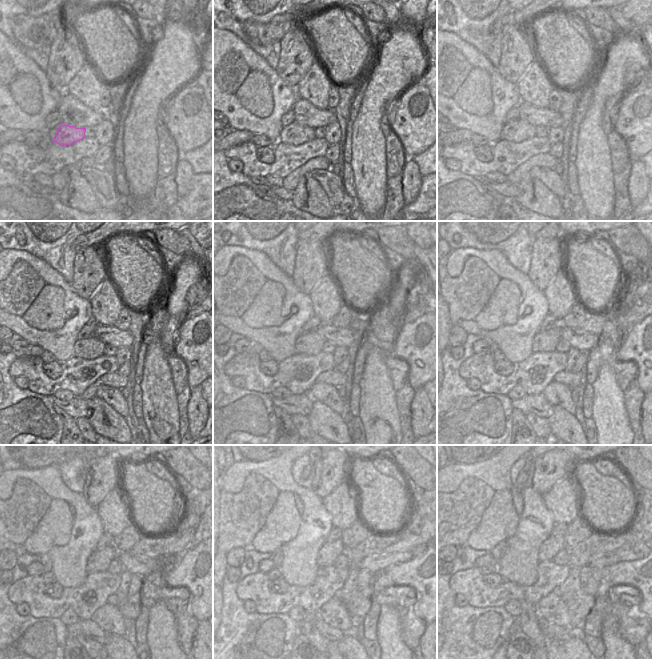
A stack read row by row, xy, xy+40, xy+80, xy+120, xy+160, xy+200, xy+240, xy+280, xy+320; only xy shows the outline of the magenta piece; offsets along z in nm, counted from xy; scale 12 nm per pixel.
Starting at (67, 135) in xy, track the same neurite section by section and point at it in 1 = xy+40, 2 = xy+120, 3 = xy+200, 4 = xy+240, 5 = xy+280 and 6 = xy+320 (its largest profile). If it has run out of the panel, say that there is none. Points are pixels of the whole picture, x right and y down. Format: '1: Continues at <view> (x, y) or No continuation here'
1: Continues at xy+40 (294, 134)
2: Continues at xy+120 (79, 352)
3: Continues at xy+200 (547, 339)
4: Continues at xy+240 (99, 561)
5: Continues at xy+280 (329, 551)
6: Continues at xy+320 (553, 545).

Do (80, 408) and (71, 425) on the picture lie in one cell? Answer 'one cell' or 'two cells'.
two cells

